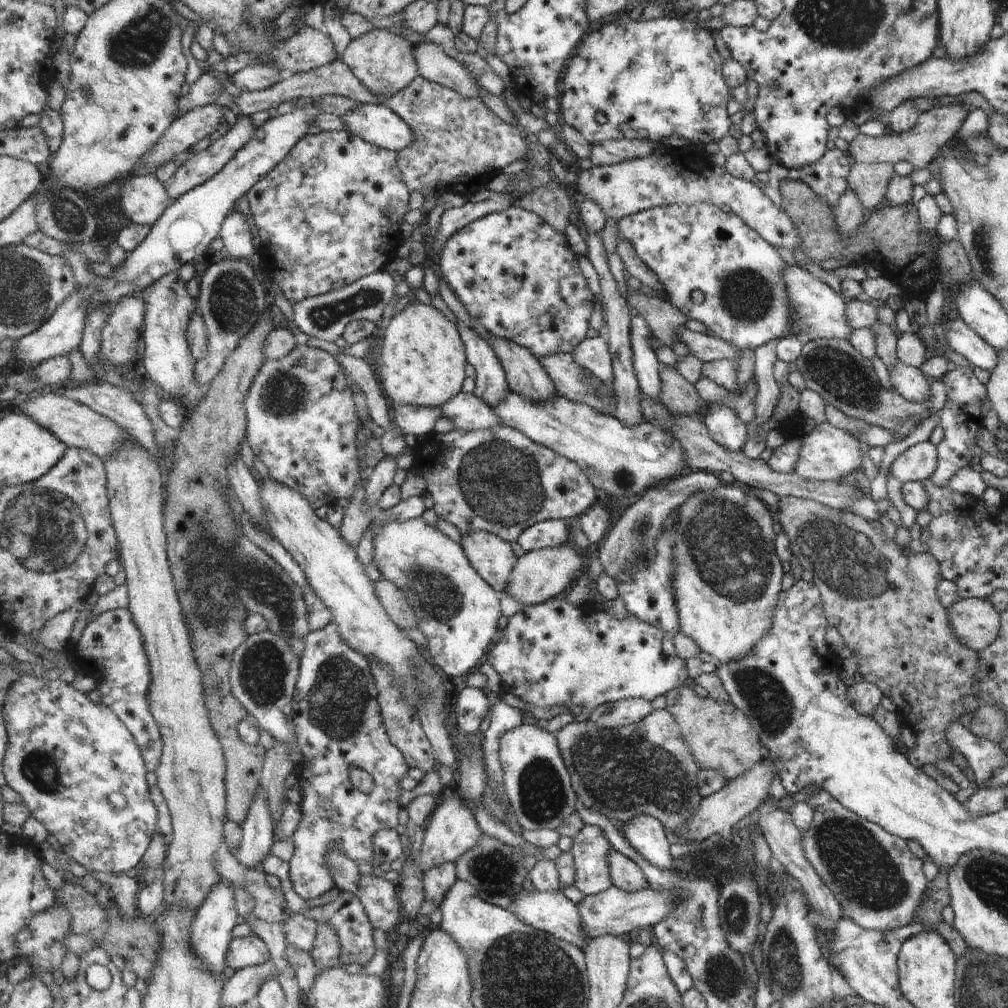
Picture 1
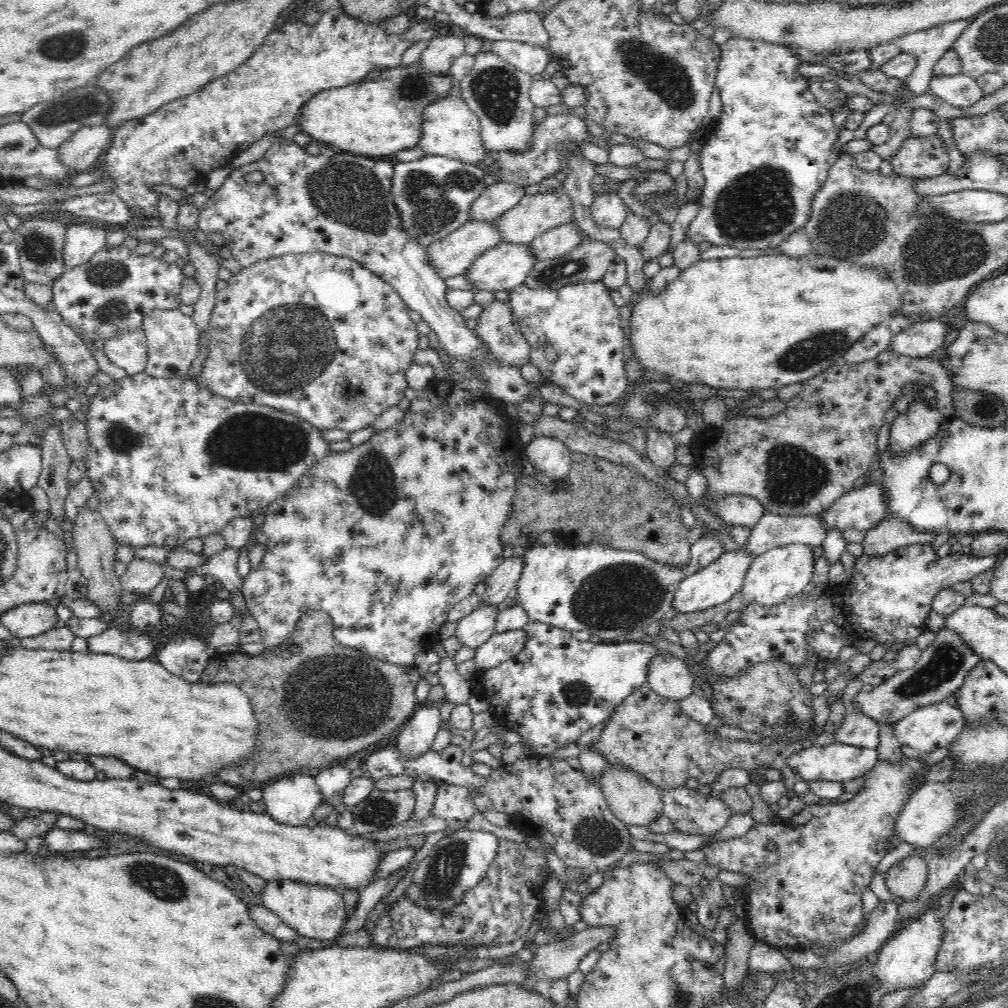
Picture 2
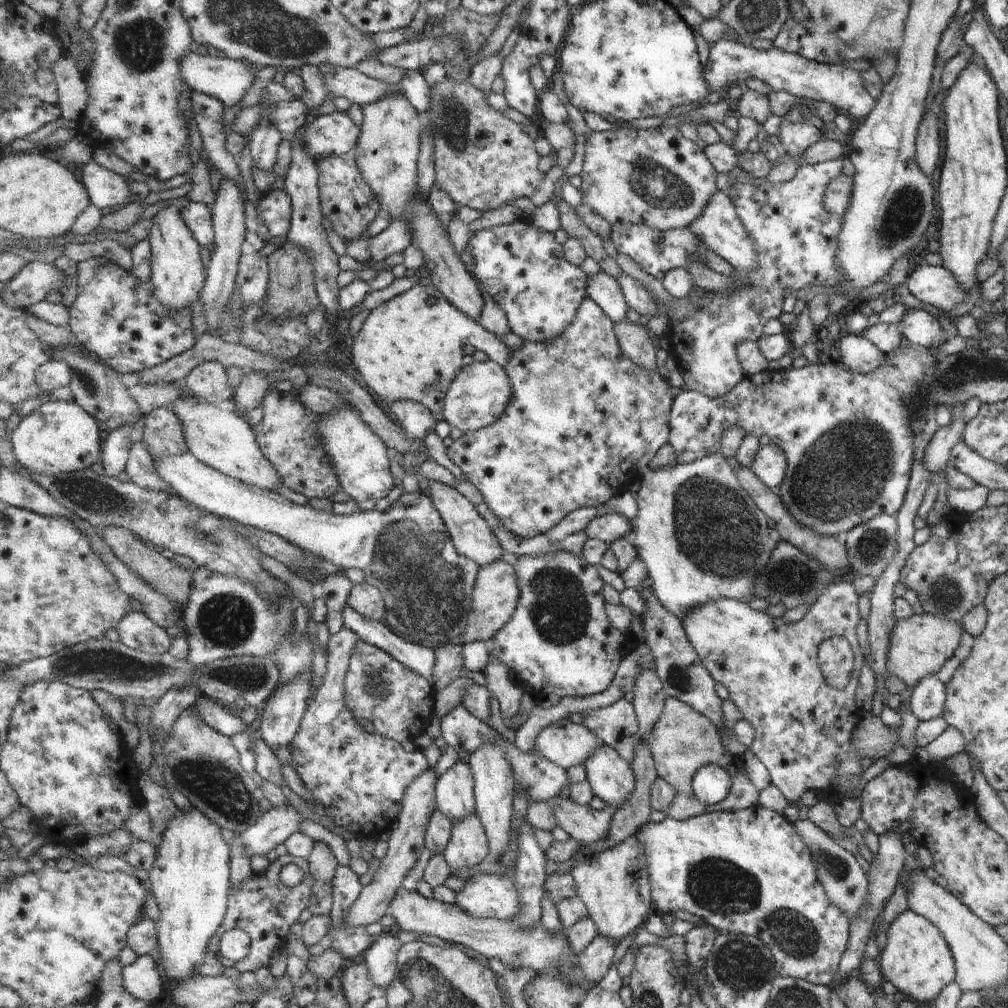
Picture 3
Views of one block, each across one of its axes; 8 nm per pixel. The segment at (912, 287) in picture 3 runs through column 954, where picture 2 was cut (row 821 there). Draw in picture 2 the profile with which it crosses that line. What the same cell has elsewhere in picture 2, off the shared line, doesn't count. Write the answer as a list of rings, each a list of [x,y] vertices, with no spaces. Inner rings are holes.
[[[296,772],[266,785],[263,790],[266,812],[274,820],[292,826],[306,825],[324,800],[314,775]]]

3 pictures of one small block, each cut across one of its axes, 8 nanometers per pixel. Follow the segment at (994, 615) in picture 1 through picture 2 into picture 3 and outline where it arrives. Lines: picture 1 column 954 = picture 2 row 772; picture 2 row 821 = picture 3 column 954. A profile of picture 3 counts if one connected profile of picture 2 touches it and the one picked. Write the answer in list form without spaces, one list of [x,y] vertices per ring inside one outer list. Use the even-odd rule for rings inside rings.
[[[925,614],[896,619],[887,638],[887,658],[885,658],[887,672],[912,689],[923,676],[935,674],[939,667],[953,656],[960,640],[960,628],[960,623],[956,625],[946,618],[941,620],[937,616]]]

